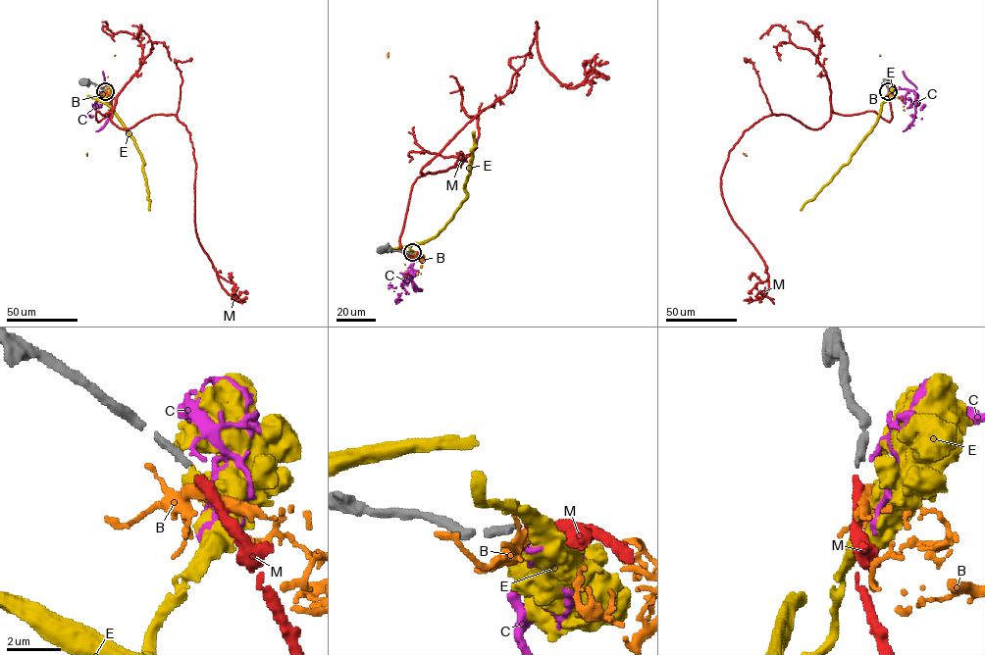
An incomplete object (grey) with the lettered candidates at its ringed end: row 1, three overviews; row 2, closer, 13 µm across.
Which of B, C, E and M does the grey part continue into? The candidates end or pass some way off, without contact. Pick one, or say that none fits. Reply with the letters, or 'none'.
M

